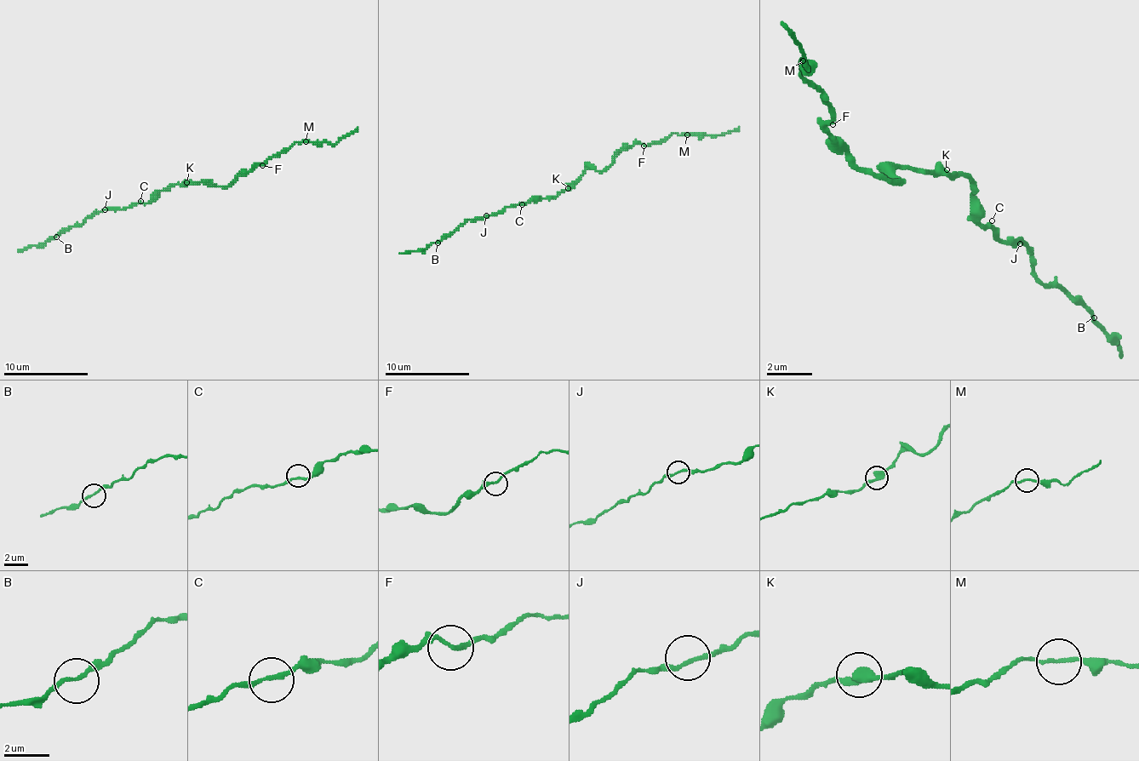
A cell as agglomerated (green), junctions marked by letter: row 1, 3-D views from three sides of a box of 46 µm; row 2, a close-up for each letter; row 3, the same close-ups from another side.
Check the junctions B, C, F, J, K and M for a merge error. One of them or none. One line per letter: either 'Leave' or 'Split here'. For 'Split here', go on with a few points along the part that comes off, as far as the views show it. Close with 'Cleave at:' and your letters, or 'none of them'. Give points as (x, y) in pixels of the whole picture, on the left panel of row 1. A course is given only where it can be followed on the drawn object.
B: Leave
C: Leave
F: Leave
J: Leave
K: Leave
M: Leave
Cleave at: none of them

